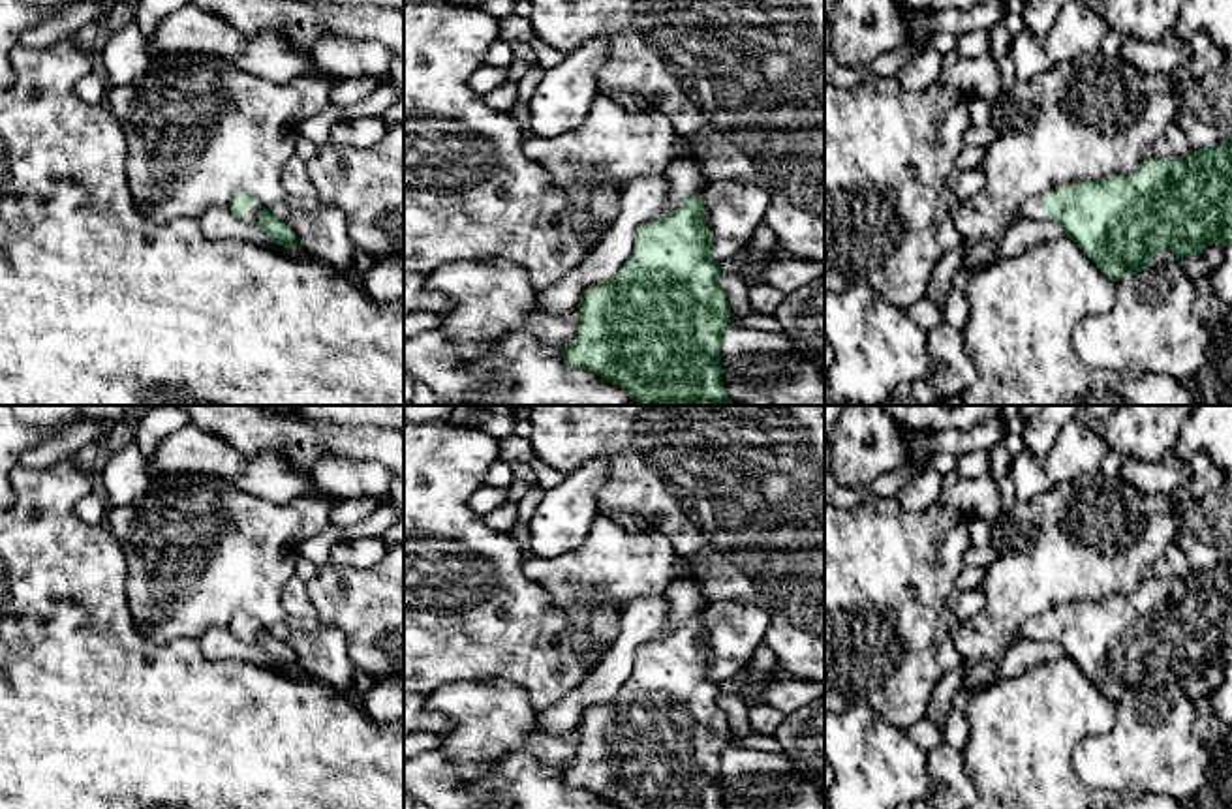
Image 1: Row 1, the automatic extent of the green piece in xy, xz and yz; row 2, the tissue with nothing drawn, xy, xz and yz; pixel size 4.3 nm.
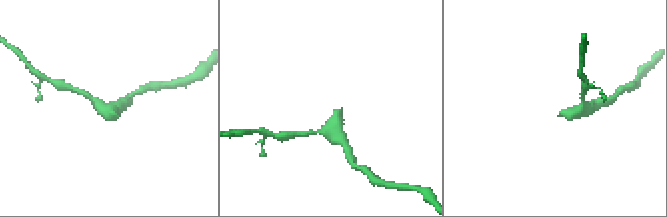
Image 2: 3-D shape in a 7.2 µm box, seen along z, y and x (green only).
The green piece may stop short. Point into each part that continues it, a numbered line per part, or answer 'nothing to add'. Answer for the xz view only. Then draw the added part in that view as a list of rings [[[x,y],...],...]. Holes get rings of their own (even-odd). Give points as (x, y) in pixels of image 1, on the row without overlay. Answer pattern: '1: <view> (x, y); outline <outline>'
1: xz (684, 594); outline [[[691,561],[667,588],[665,597],[669,608],[669,629],[680,627],[689,618],[697,616],[710,601],[702,589],[702,580]]]

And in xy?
1: xy (252, 633); outline [[[254,621],[252,627],[248,631],[244,631],[240,640],[244,640],[248,644],[255,644],[261,631],[263,631],[263,627],[257,621]]]

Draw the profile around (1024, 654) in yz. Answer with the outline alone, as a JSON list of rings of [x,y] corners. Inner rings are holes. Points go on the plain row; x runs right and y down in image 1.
[[[1016,638],[1014,644],[1001,657],[997,670],[982,689],[990,687],[997,679],[1009,679],[1025,674],[1029,668],[1065,657],[1061,646],[1050,640]]]

